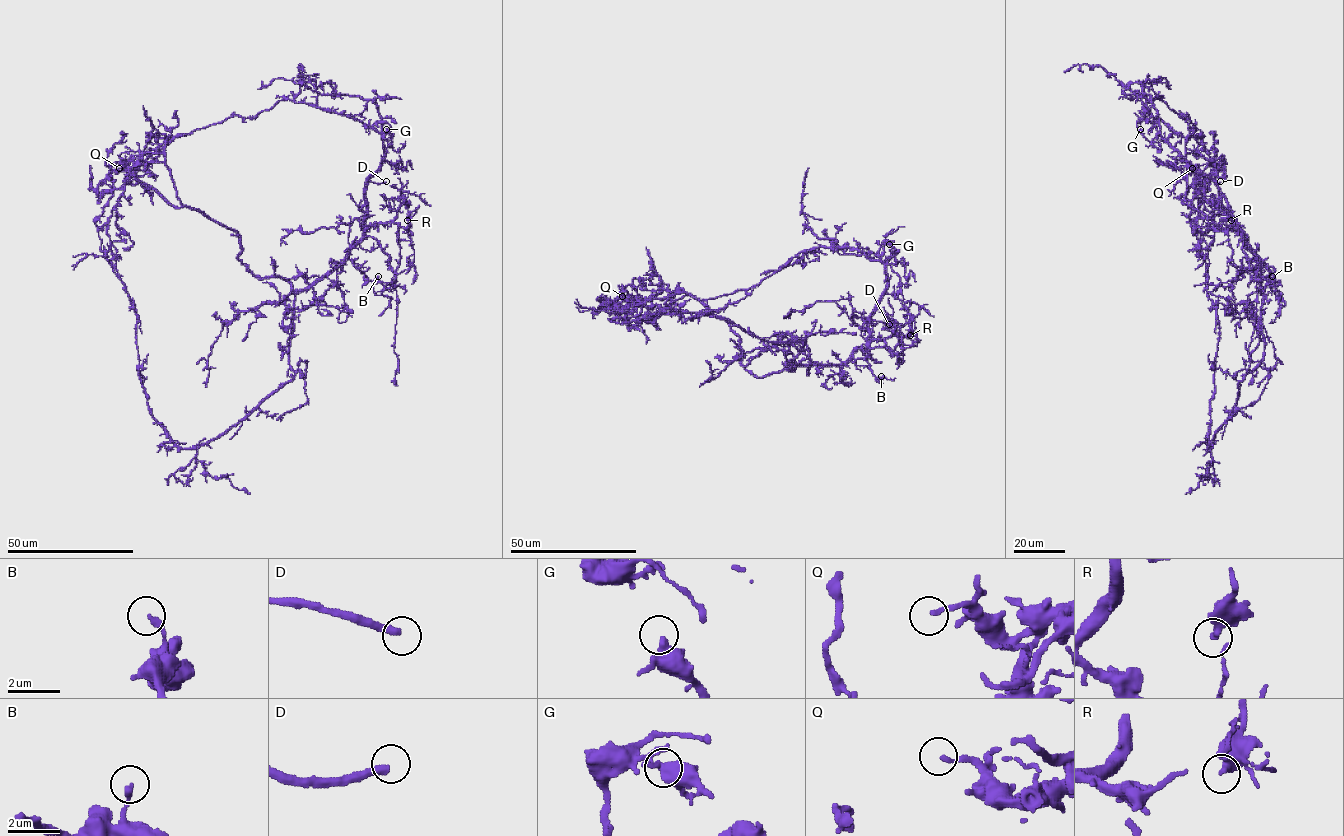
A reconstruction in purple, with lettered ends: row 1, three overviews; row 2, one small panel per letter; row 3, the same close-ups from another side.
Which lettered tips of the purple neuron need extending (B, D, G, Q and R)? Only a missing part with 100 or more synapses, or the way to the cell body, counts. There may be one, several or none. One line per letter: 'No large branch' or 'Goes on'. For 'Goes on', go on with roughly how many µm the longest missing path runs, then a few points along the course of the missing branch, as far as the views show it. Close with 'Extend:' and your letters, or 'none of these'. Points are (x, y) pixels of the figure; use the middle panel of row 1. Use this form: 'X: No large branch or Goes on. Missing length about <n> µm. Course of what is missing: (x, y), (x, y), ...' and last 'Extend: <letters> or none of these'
B: No large branch
D: Goes on. Missing length about 60 µm. Course of what is missing: (889, 324), (917, 326), (932, 317), (925, 313), (915, 317), (917, 327), (938, 332), (947, 331)
G: No large branch
Q: No large branch
R: No large branch
Extend: D

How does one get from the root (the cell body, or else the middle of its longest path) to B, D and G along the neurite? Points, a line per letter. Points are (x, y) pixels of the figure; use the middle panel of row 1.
B: (725, 295), (819, 247), (879, 260), (887, 285), (868, 345), (850, 360), (864, 359), (881, 376)
D: (725, 295), (754, 287), (801, 252), (819, 247), (854, 248), (885, 266), (887, 285), (871, 318), (889, 324)
G: (725, 295), (754, 287), (801, 252), (819, 247), (854, 248), (871, 259), (887, 264), (894, 249), (889, 244)

